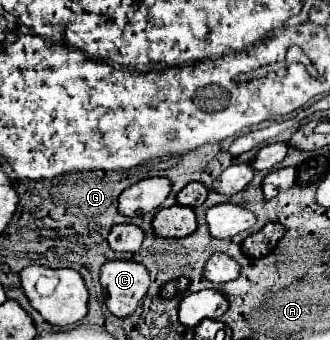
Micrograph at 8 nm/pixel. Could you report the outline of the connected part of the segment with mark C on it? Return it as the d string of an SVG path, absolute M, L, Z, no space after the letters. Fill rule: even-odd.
M108 260L102 266L100 282L108 310L116 316L128 316L146 294L150 274L146 266L136 260Z

